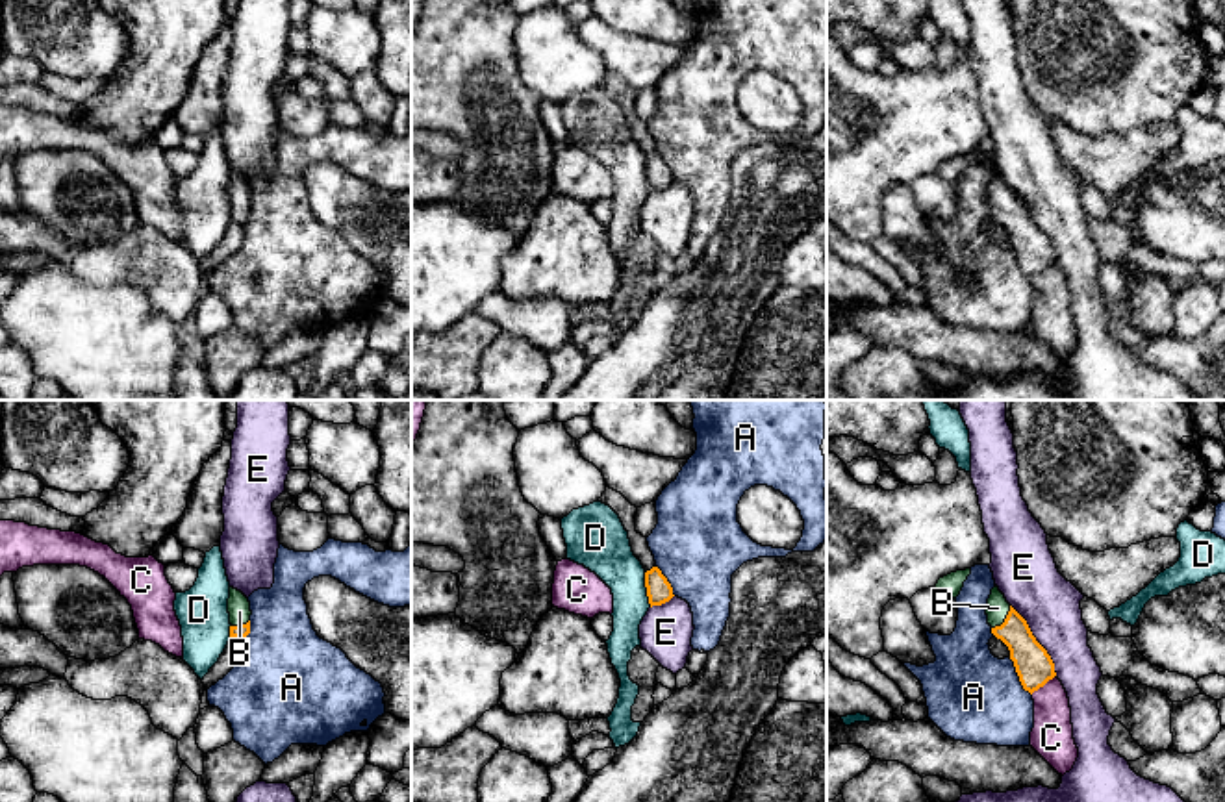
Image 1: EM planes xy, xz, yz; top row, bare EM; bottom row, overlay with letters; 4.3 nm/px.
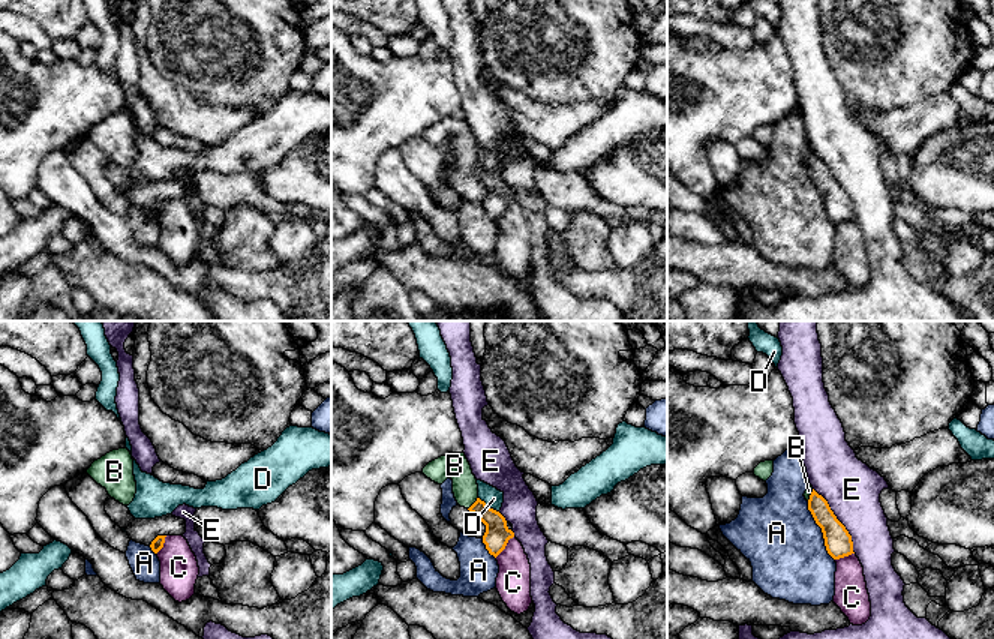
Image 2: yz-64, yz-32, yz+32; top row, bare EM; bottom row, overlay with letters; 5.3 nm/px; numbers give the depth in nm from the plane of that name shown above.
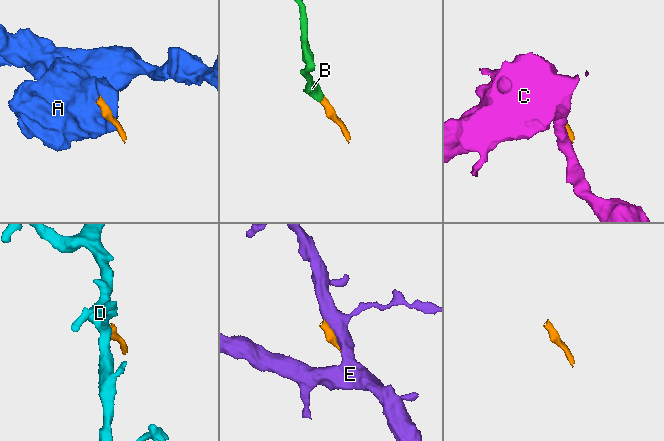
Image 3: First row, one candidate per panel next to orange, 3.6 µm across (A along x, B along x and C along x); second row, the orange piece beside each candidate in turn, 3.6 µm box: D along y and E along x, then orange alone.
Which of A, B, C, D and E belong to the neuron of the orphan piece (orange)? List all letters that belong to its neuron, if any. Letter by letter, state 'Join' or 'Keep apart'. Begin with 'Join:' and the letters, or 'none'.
Join: B
A: Keep apart
B: Join
C: Keep apart
D: Keep apart
E: Keep apart

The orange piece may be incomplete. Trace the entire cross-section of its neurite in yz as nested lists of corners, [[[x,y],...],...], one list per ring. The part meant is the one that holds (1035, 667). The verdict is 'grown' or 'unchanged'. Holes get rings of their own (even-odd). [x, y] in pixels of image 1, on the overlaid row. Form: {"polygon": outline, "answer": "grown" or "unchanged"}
{"polygon": [[[997,585],[988,598],[986,615],[991,633],[1008,646],[1010,659],[1025,691],[1032,695],[1056,676],[1051,656]]], "answer": "grown"}

